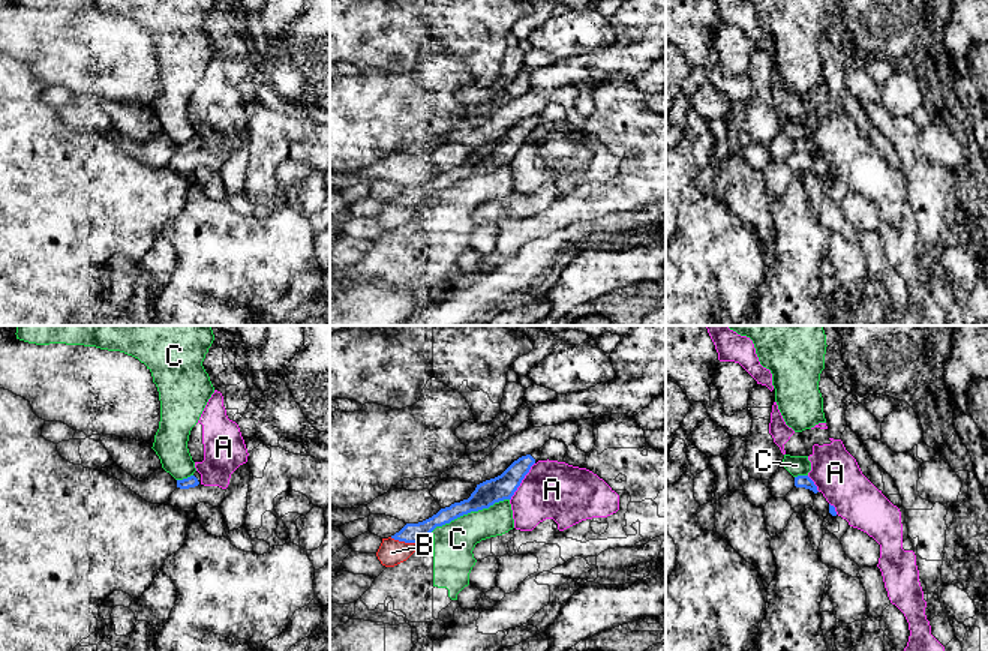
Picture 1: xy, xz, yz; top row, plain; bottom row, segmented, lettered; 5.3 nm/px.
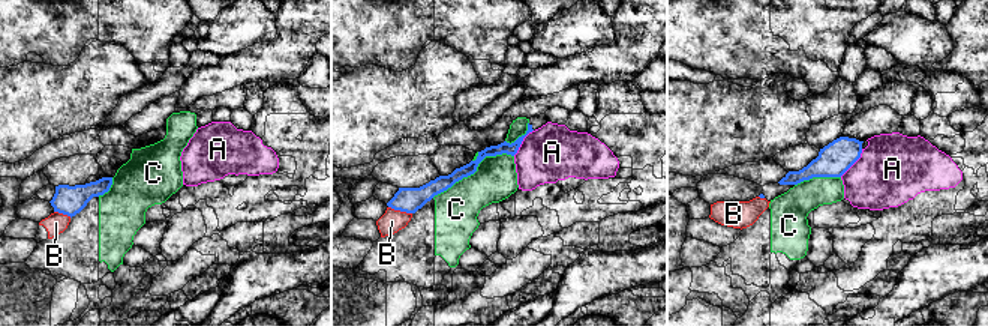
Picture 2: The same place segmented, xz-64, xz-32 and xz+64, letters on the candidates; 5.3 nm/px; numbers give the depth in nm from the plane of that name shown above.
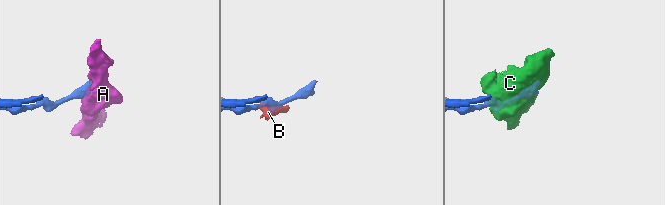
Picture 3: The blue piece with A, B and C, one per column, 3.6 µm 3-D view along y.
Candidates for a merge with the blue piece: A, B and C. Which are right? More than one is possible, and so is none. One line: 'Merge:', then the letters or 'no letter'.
Merge: no letter

